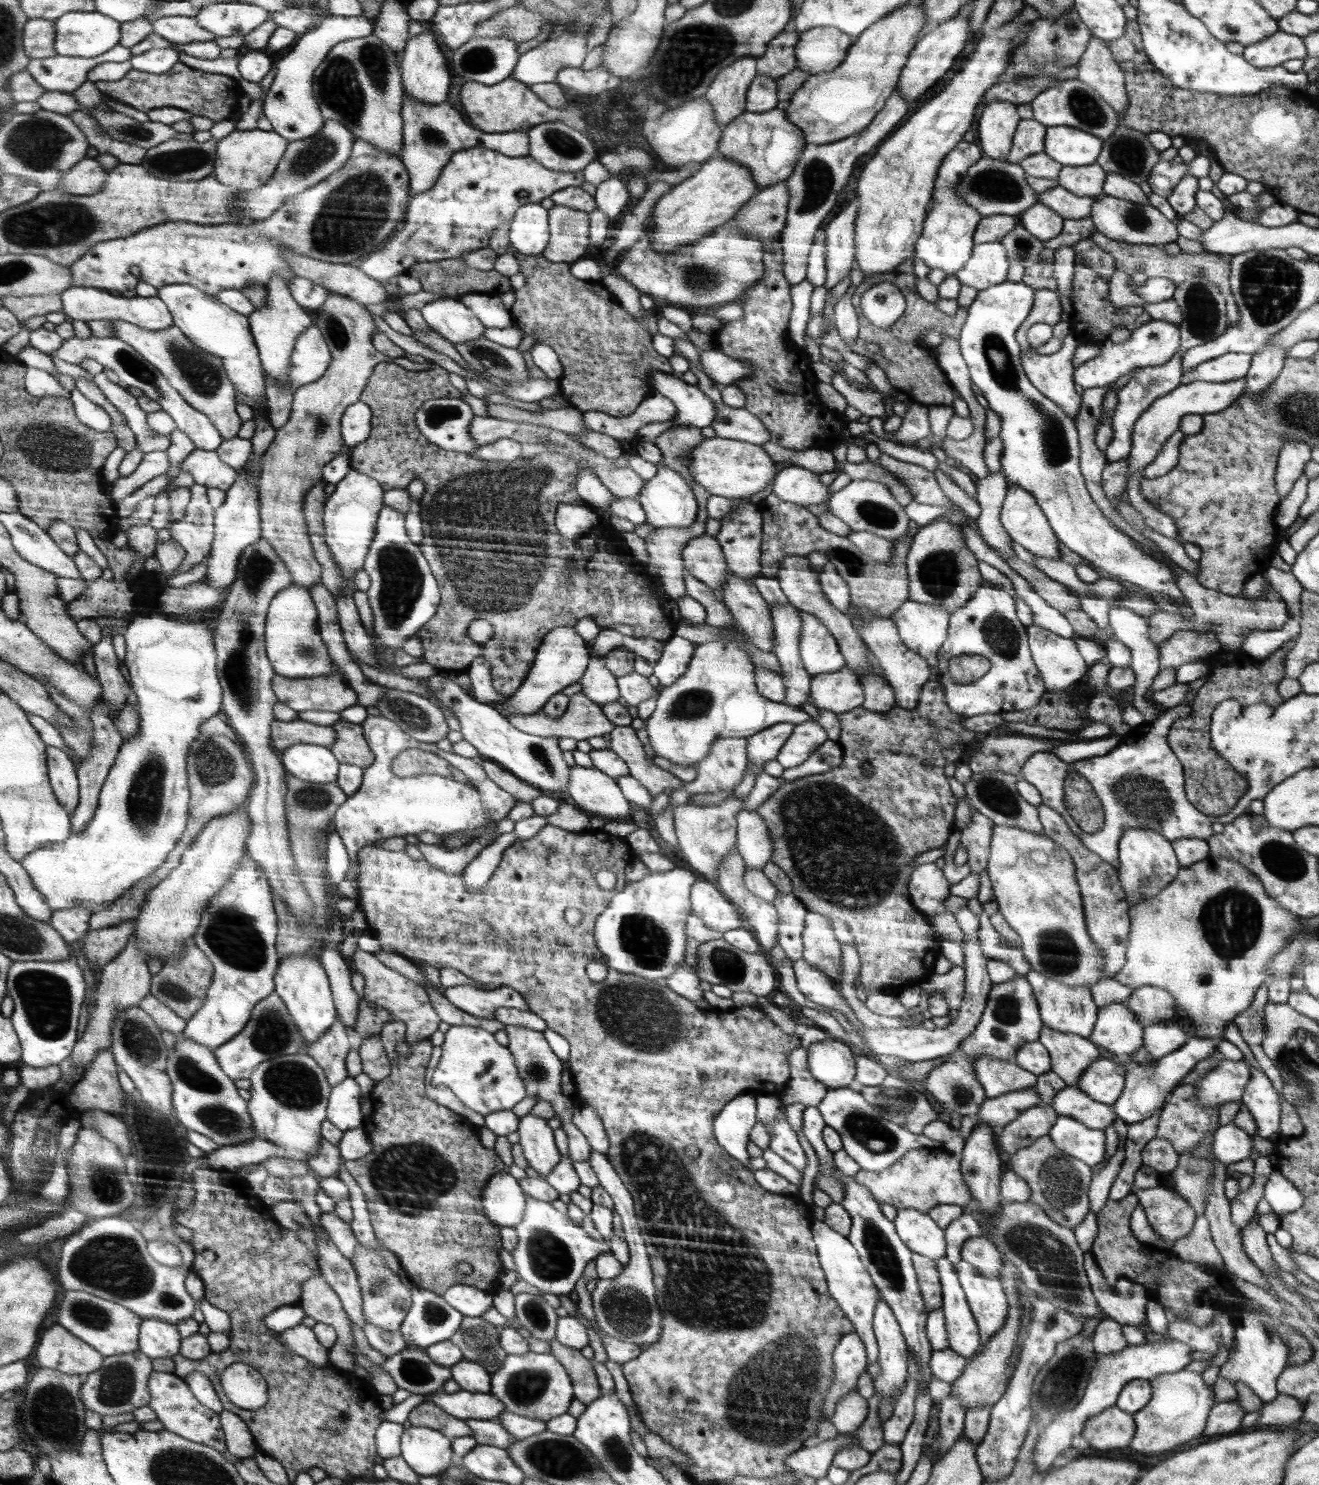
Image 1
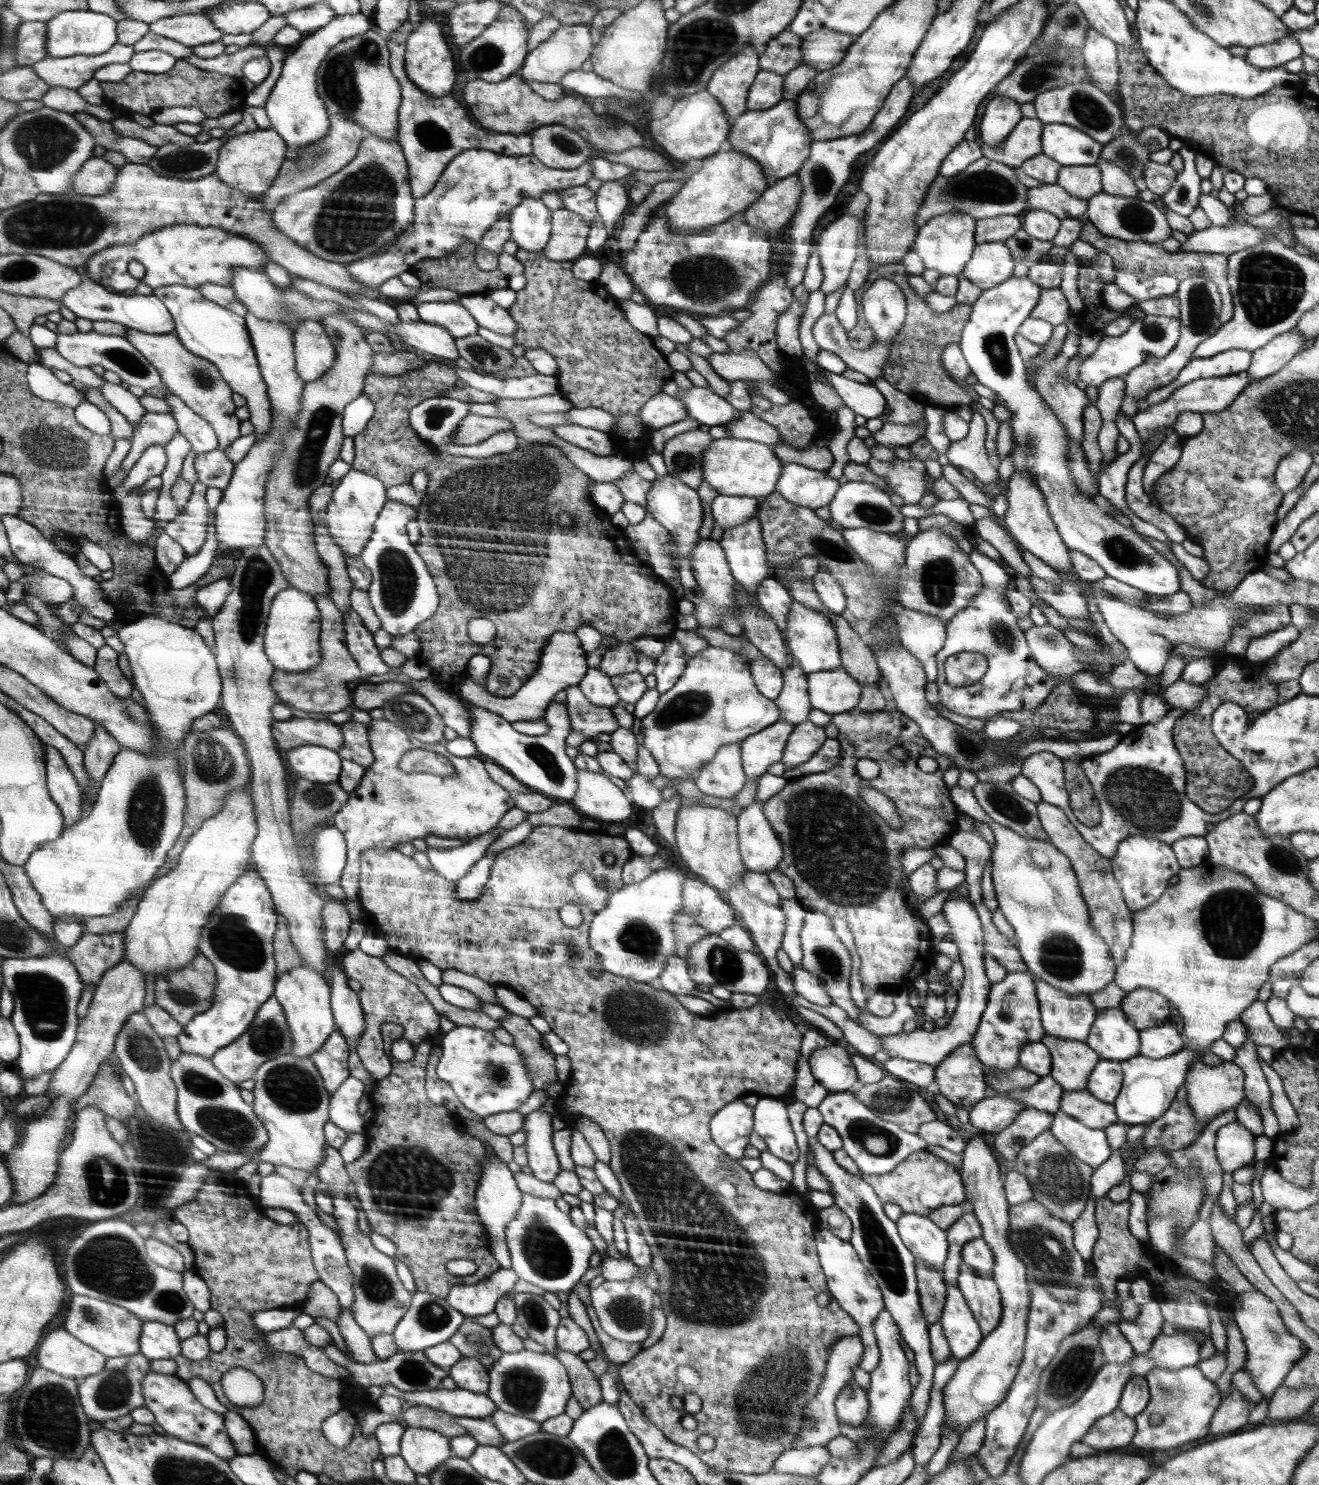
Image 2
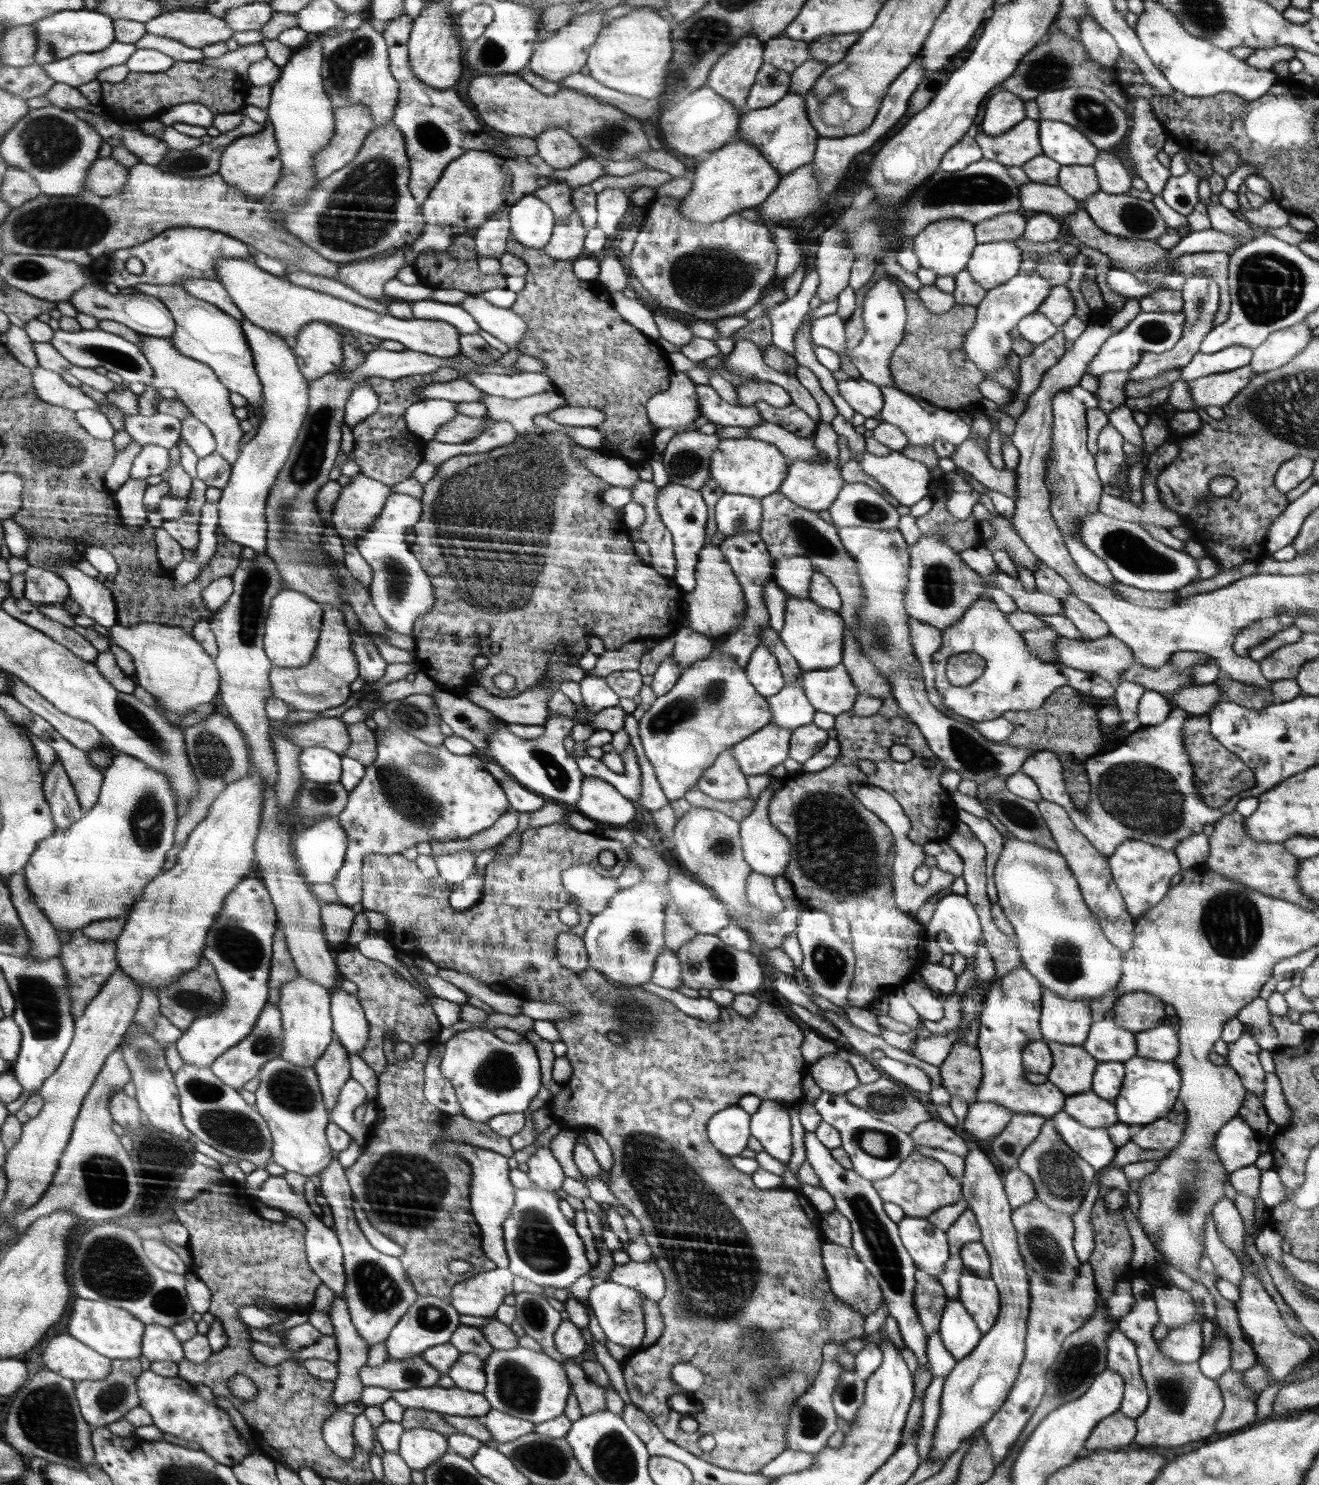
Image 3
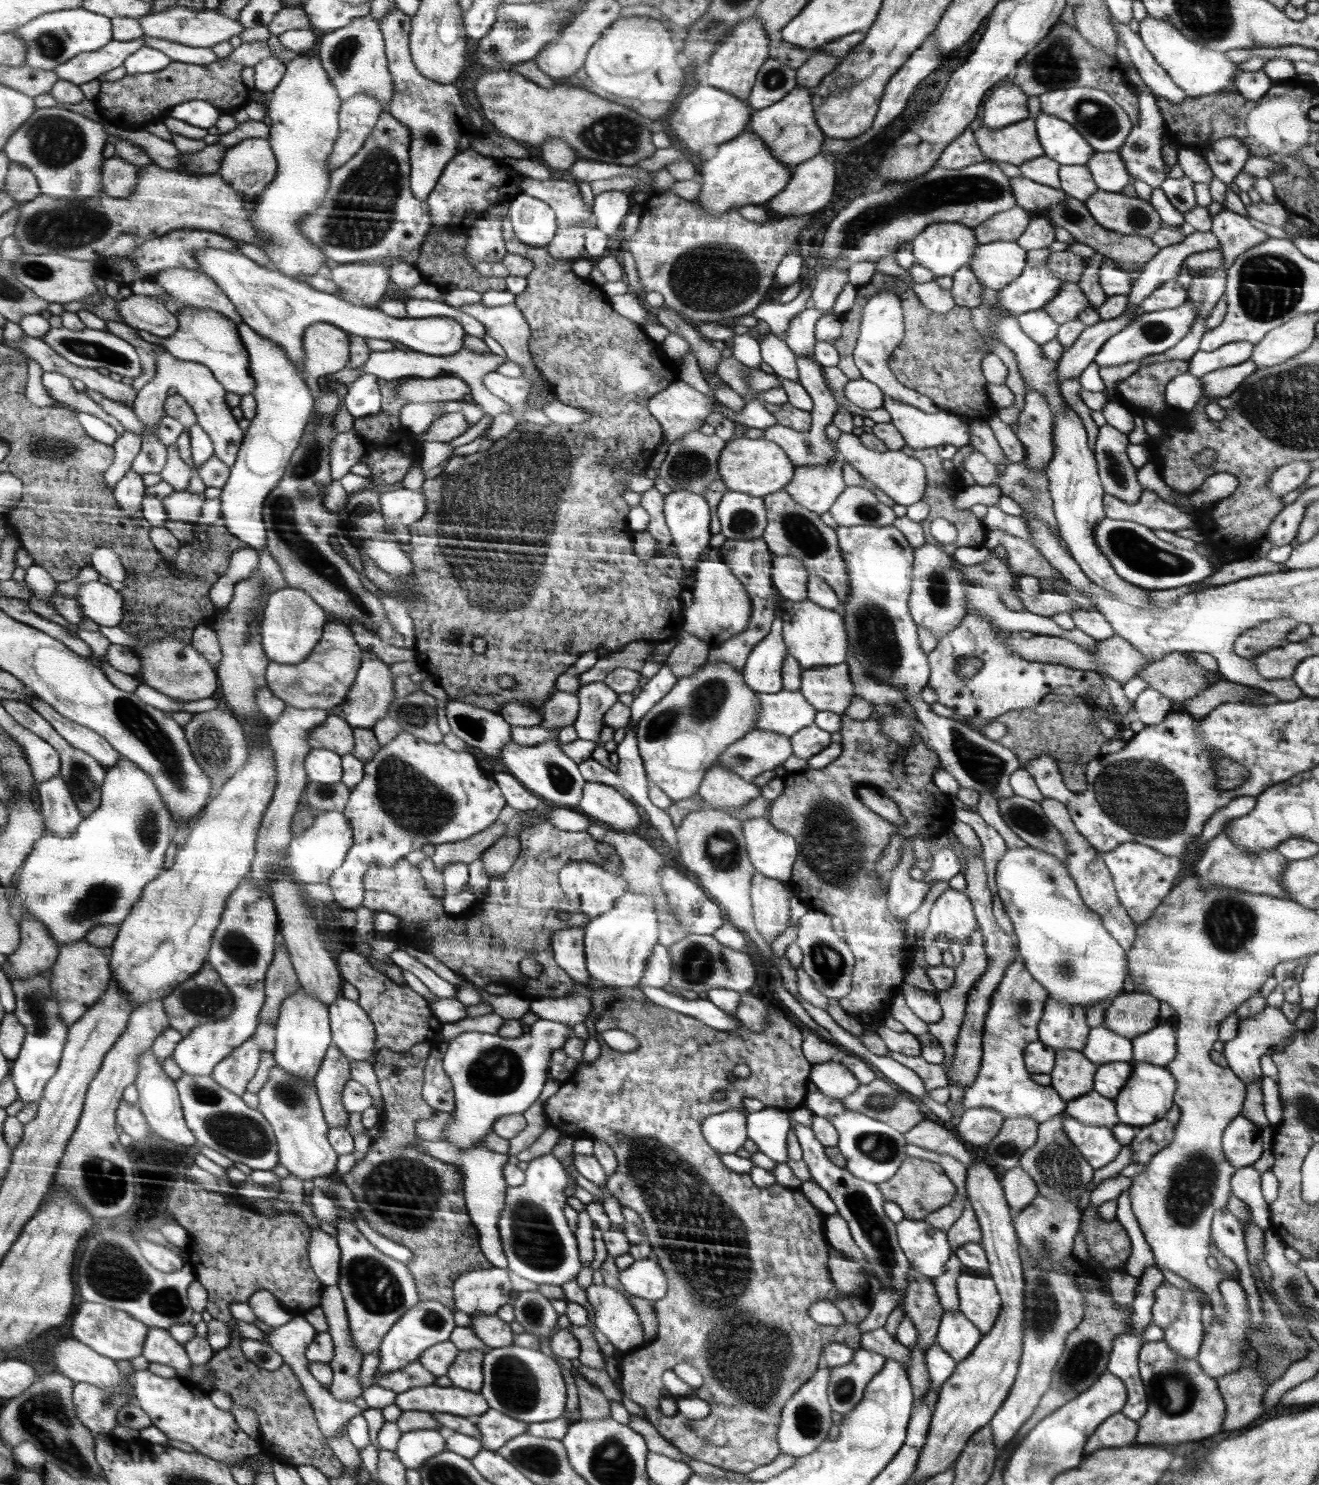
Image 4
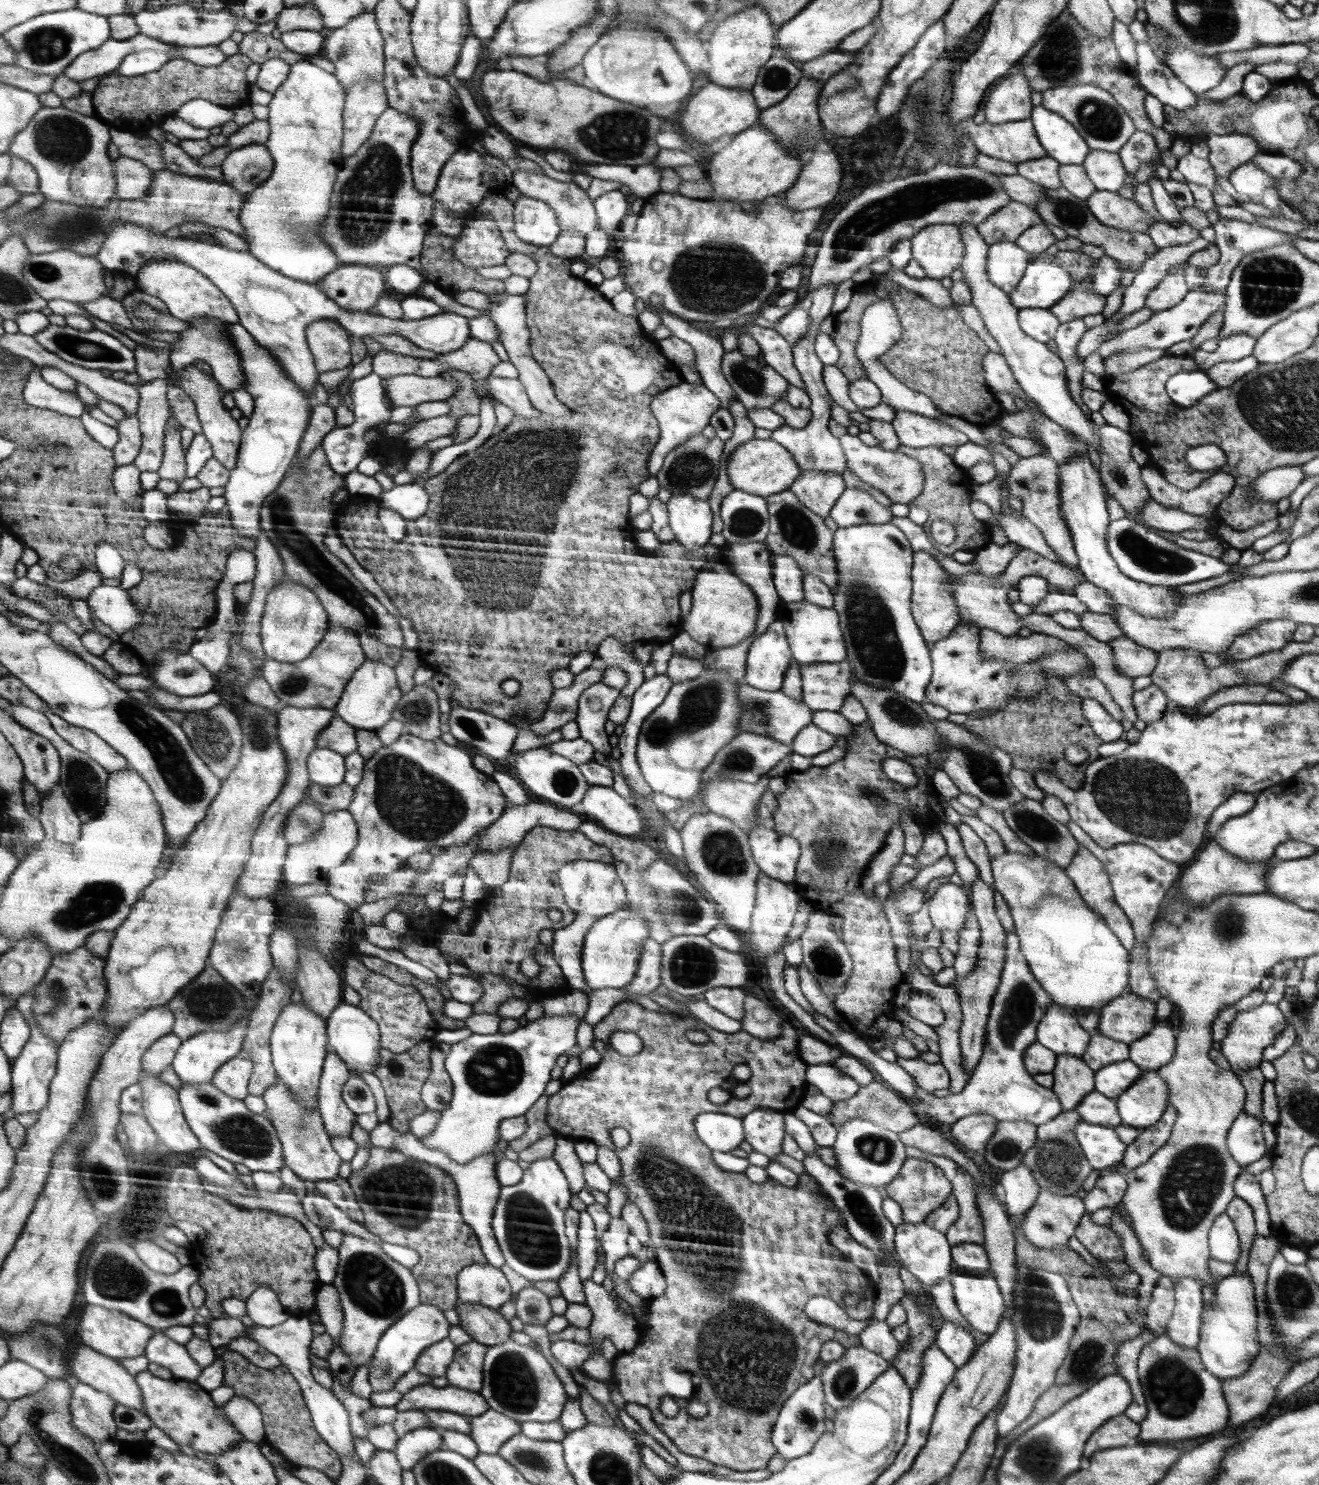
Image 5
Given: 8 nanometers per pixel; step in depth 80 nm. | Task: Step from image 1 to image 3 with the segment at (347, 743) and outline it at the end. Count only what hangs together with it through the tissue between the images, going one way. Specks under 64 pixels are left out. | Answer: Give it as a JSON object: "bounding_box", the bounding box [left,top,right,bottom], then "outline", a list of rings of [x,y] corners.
{"bounding_box":[343,722,378,767],"outline":[[[365,722],[347,725],[351,737],[350,746],[343,752],[348,758],[353,758],[368,767],[378,756],[378,738],[375,728]]]}

